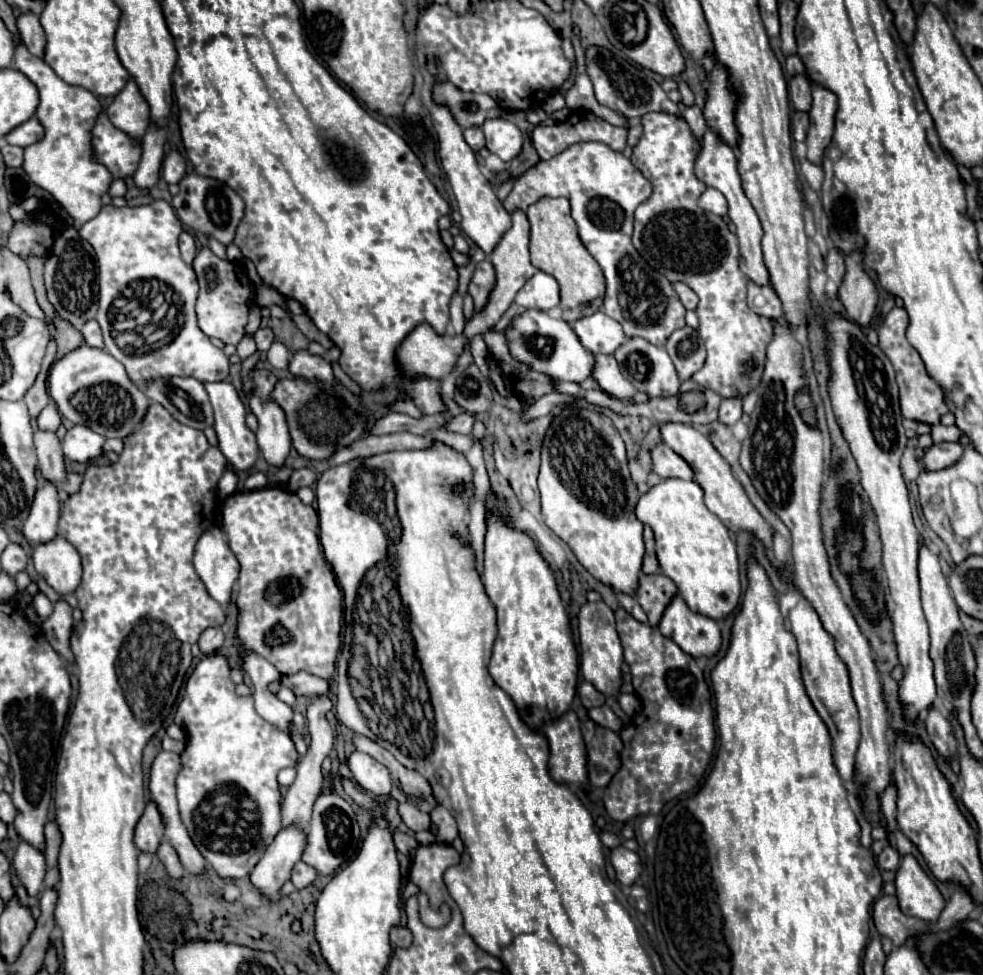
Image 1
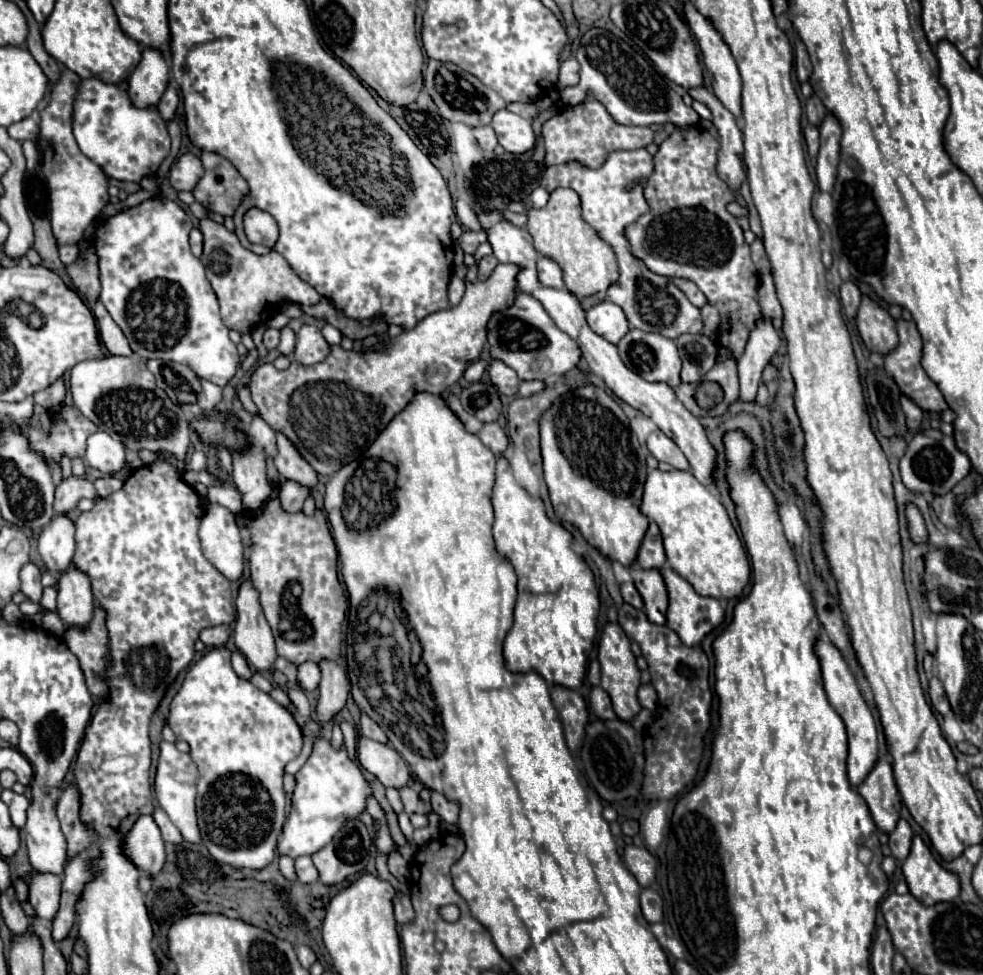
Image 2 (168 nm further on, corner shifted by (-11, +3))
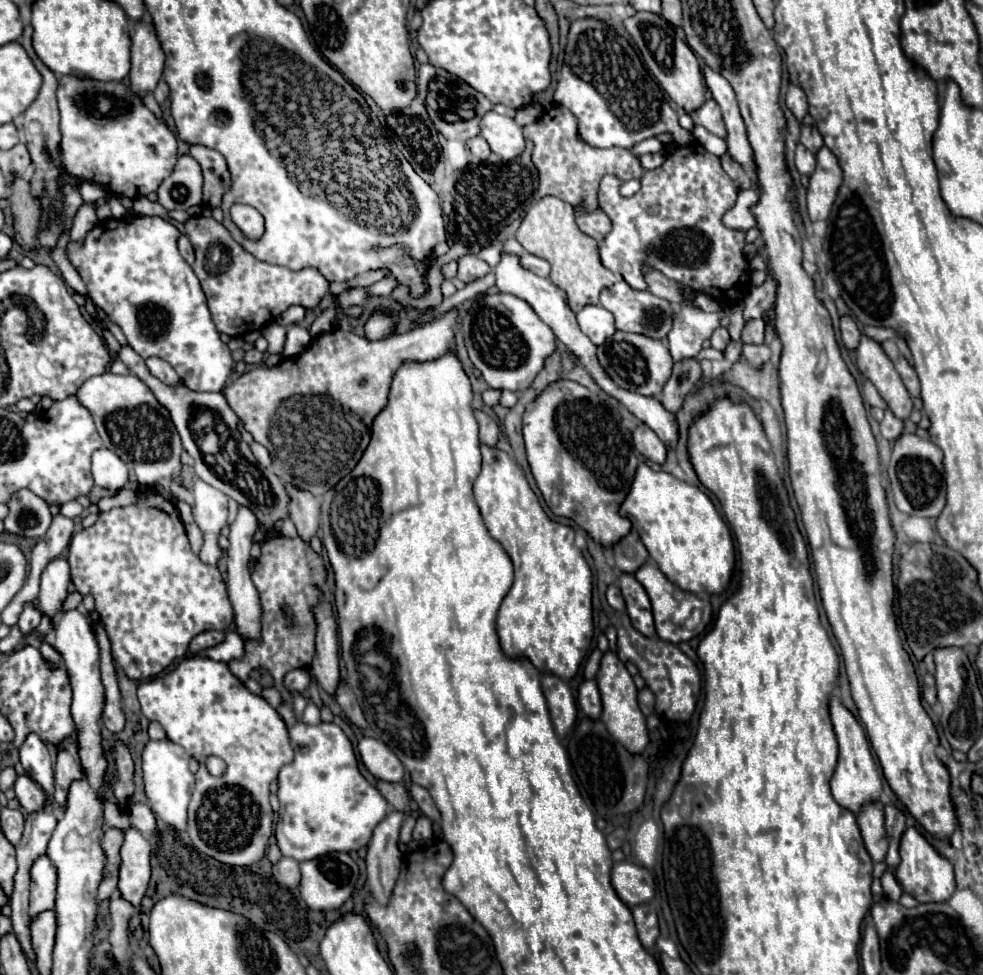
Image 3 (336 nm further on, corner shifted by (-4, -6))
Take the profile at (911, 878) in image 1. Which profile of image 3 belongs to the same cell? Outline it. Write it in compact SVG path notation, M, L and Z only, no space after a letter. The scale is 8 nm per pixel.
M914 826L906 828L900 840L900 856L902 862L896 868L896 878L902 884L904 892L912 894L918 902L946 902L956 890L954 882L954 870L952 862L936 852L936 848L926 840L924 834L920 834Z

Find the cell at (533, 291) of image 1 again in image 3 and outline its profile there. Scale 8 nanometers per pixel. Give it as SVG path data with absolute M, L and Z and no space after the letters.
M522 254L520 256L520 264L526 268L526 270L530 270L530 272L534 272L534 274L538 274L538 276L548 276L550 274L550 264L544 260L544 258L538 258L538 256L534 256L534 254Z

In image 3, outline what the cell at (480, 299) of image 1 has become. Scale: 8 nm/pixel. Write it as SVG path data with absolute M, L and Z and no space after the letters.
M474 254L458 258L458 278L462 282L478 280L478 278L486 276L488 272L490 272L490 266L484 260L480 260L478 256L474 256Z

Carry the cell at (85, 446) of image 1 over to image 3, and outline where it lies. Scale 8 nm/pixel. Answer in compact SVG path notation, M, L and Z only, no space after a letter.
M100 448L92 454L92 476L96 486L118 492L128 484L128 466L112 450Z

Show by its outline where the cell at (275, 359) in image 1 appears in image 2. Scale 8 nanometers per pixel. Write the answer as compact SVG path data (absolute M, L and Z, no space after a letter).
M283 327L281 329L281 343L279 343L279 353L291 357L293 351L295 351L295 333L289 329L289 327Z

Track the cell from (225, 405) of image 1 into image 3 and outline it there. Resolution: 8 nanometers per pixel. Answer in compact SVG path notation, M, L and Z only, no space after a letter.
M240 508L238 516L234 520L234 524L230 526L230 548L228 548L228 596L230 602L234 606L234 618L236 618L236 632L242 638L256 638L260 636L260 600L258 600L258 592L252 584L250 578L250 570L248 570L248 562L250 562L250 548L254 542L254 534L258 530L256 524L256 516L252 512L248 512L248 508Z

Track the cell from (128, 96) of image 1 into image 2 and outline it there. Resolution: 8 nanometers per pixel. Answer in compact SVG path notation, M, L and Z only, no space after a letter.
M143 49L143 59L129 77L129 99L133 107L147 109L159 103L169 85L169 65L161 51Z

